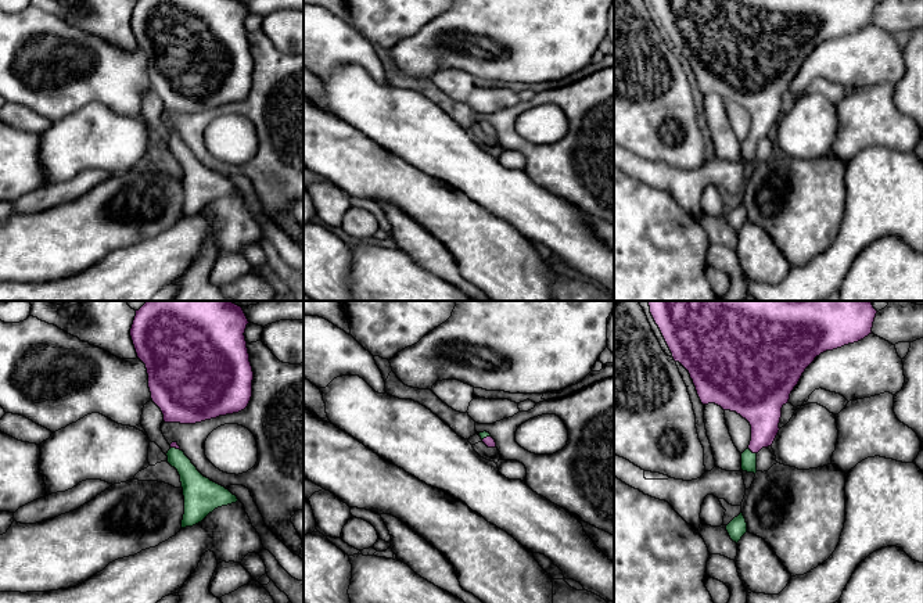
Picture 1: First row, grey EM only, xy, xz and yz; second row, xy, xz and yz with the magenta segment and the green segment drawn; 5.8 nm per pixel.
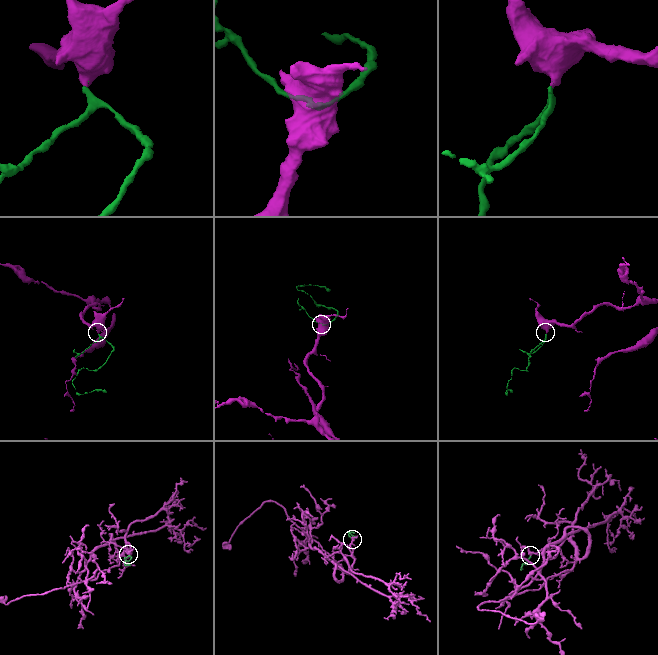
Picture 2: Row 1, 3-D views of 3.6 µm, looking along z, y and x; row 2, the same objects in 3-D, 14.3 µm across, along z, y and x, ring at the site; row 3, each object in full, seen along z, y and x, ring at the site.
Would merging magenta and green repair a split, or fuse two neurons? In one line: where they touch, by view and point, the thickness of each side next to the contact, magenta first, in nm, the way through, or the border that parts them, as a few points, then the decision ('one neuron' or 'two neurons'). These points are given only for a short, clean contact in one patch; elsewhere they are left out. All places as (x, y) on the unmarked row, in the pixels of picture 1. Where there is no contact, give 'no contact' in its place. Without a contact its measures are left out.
contact yz (751, 140); calibres 220 and 100 nm; way yz (762, 99), (762, 125), (751, 140), (749, 150); one neuron

